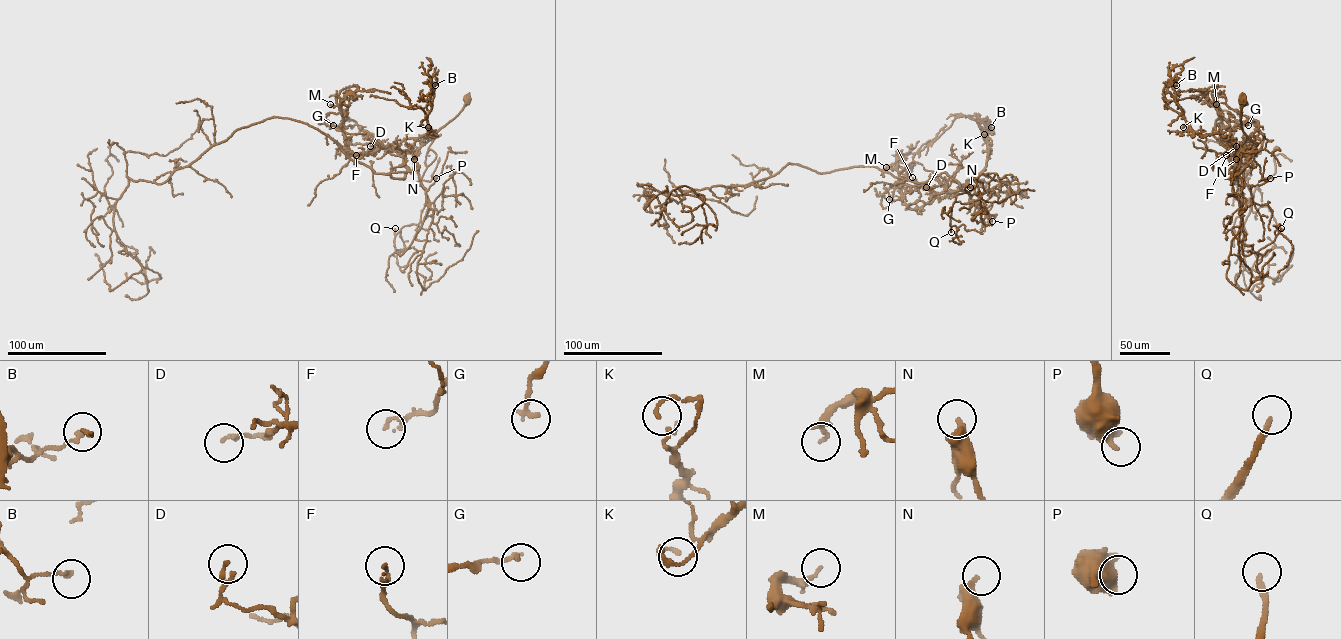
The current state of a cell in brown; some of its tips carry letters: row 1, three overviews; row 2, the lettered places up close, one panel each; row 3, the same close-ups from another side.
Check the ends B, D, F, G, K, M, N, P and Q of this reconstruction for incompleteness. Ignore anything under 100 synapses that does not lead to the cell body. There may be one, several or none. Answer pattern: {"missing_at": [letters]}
{"missing_at": ["Q"]}

